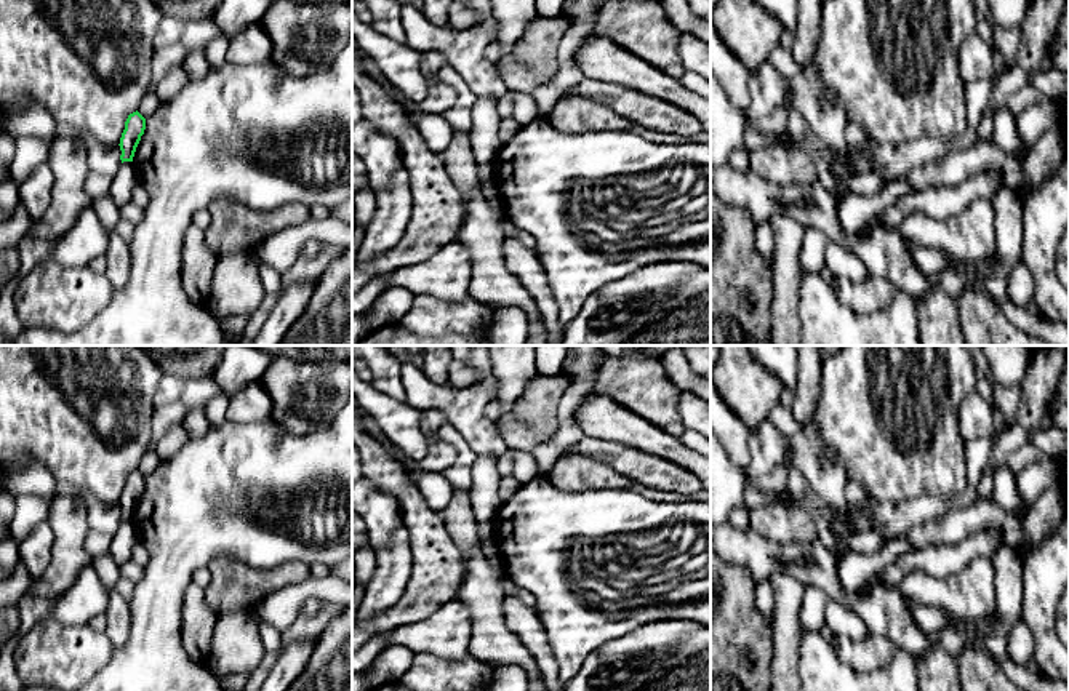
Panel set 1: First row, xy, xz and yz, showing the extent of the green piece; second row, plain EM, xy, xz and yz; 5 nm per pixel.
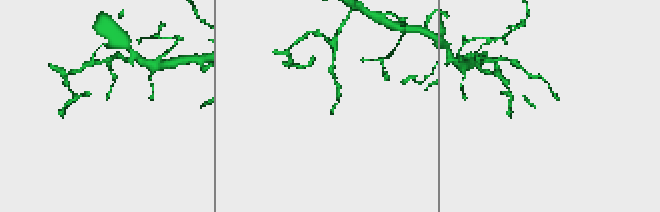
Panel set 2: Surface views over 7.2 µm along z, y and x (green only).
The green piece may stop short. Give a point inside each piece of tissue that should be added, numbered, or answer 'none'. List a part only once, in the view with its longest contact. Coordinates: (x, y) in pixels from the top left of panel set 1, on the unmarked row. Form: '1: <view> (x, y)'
1: xy (127, 536)

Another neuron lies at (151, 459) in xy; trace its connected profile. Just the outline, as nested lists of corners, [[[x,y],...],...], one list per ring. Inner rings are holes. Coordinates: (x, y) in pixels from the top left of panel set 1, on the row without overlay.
[[[147,449],[146,454],[142,456],[138,470],[147,477],[154,472],[154,469],[162,462],[155,449]]]

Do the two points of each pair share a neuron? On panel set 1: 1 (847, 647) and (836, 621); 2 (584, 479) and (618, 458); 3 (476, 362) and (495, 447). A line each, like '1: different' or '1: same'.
1: different
2: different
3: different

